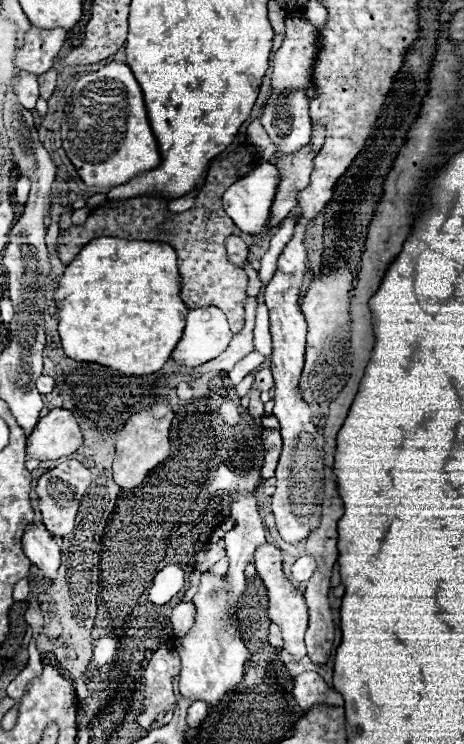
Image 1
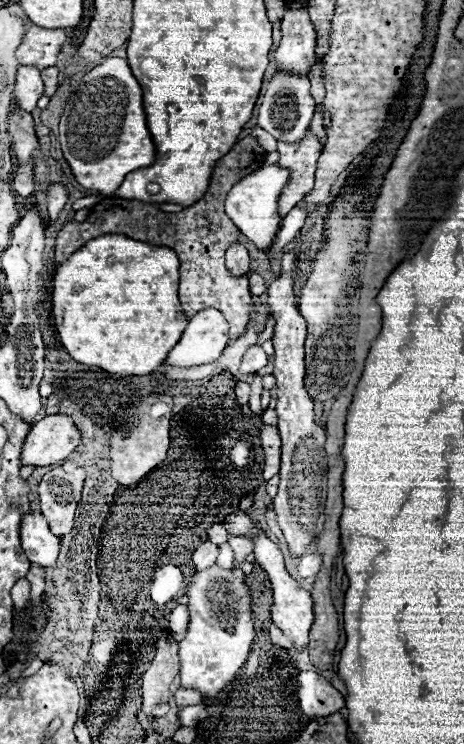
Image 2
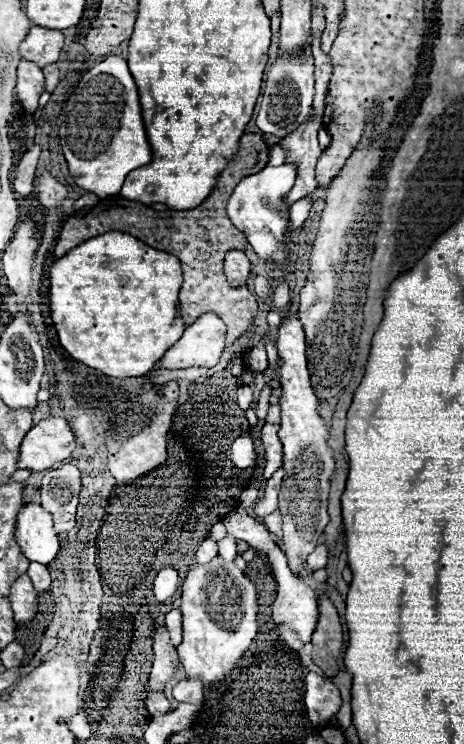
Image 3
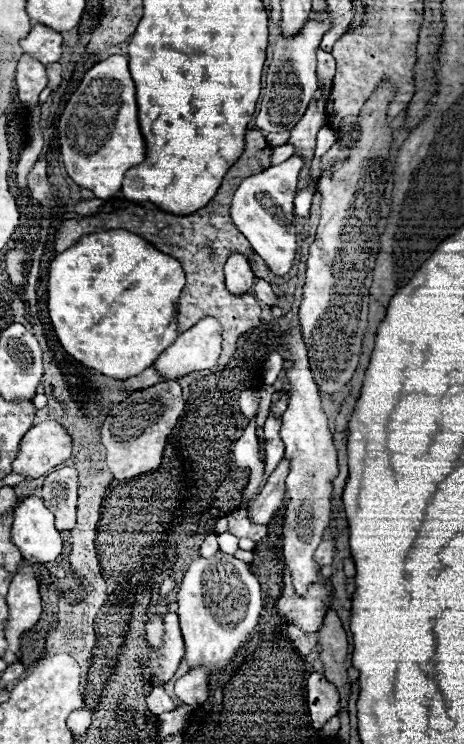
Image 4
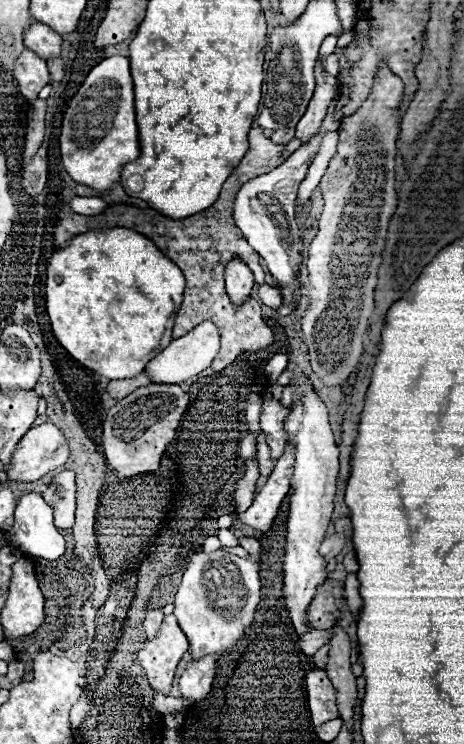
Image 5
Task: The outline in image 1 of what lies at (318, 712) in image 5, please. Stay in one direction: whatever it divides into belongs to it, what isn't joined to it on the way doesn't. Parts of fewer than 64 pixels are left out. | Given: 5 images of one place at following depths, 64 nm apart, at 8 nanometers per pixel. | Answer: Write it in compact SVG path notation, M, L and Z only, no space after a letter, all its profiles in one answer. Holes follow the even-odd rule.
M304 672L296 676L294 690L292 690L296 702L302 710L312 708L314 704L328 704L328 706L342 706L342 696L334 692L316 672Z

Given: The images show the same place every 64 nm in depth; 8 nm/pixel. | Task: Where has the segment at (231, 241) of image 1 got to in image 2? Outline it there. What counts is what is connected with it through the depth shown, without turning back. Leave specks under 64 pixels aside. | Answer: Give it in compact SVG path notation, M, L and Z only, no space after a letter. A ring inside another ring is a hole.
M234 242L228 250L226 250L226 266L232 274L246 274L248 272L248 250L244 248L242 242Z

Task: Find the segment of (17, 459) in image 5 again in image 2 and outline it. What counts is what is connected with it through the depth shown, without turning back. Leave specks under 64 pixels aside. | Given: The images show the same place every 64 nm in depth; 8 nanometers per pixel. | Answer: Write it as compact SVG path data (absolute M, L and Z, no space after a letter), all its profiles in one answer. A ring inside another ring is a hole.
M50 414L36 422L22 448L22 464L48 466L66 460L80 444L80 432L68 414Z

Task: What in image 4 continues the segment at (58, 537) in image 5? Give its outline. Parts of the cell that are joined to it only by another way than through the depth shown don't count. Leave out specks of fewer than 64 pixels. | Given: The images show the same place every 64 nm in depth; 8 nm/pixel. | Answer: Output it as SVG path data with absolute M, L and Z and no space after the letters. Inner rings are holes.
M24 498L14 508L12 542L30 562L52 562L62 550L62 536L54 528L54 514L40 498Z

